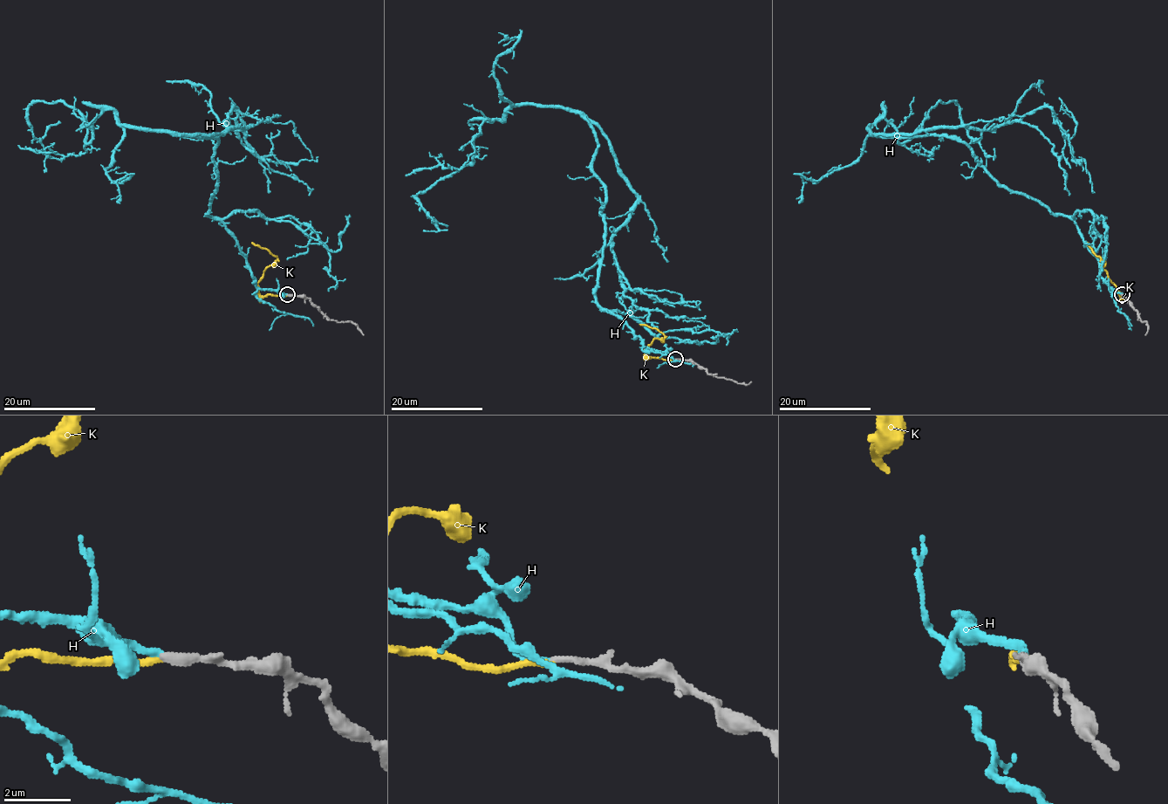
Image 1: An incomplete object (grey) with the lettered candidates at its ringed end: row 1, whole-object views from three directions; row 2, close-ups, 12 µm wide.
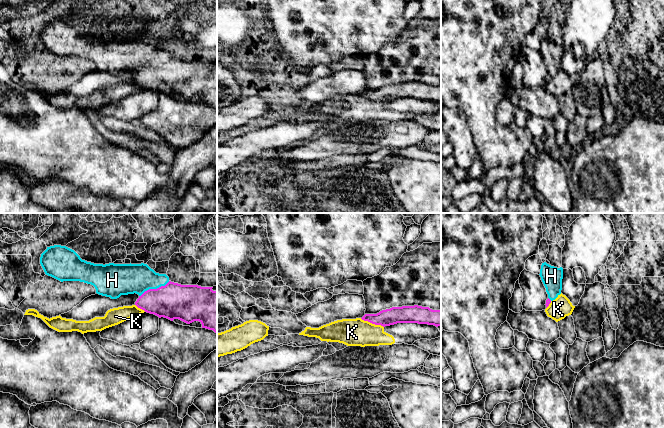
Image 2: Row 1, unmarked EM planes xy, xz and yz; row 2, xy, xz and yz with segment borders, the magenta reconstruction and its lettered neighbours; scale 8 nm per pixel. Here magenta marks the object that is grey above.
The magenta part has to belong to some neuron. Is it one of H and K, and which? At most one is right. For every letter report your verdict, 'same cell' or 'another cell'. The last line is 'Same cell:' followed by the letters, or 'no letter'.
H: same cell
K: another cell
Same cell: H

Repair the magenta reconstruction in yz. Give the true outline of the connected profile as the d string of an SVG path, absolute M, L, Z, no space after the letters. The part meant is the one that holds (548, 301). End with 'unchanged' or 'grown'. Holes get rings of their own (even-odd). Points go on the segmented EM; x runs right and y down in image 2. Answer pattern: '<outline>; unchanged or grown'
M544 262L541 265L539 275L548 294L548 299L545 304L547 308L549 304L561 294L563 268L557 268Z; grown

